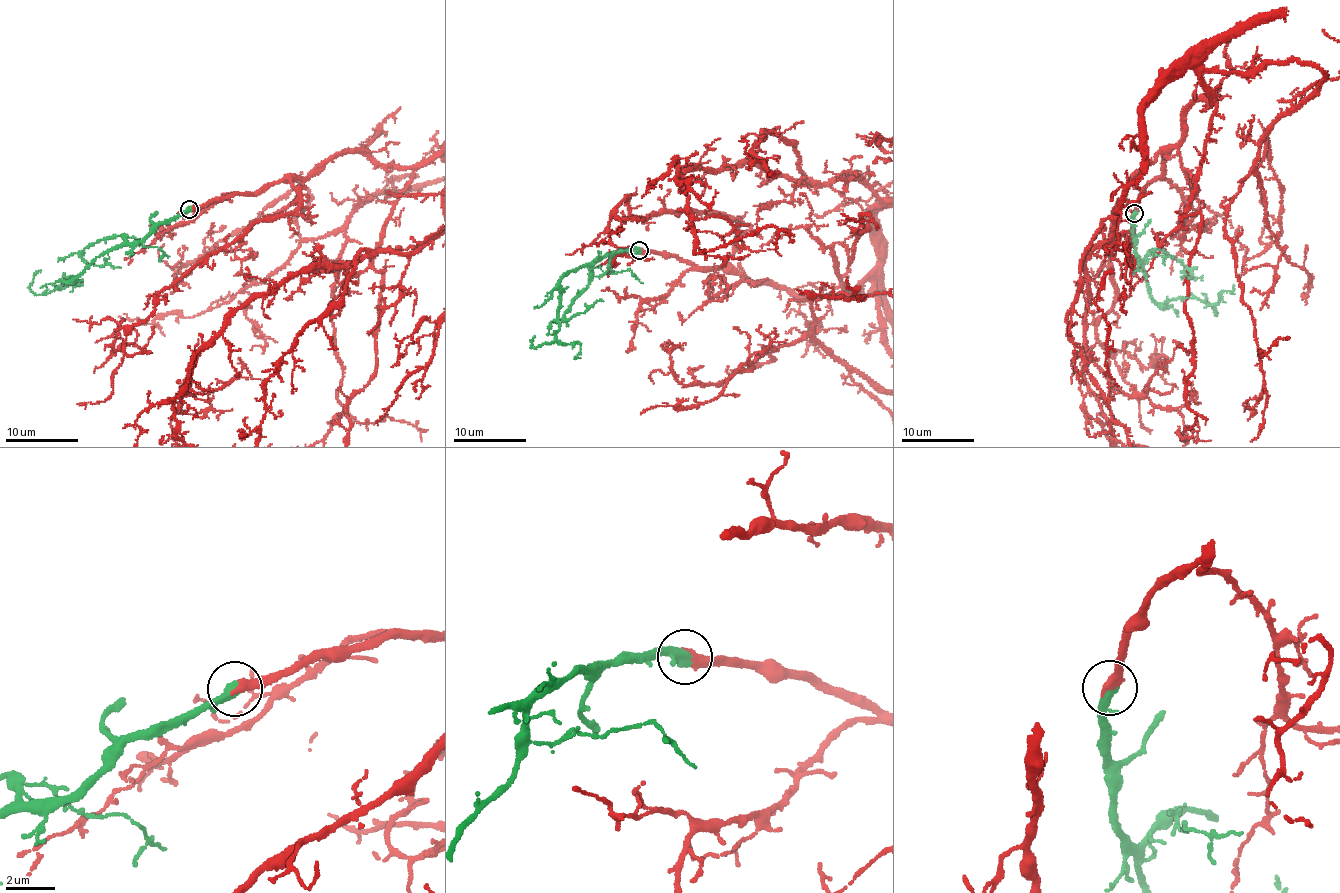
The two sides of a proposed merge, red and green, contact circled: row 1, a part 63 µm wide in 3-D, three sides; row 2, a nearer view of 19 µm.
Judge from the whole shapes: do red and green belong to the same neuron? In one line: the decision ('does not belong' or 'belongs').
belongs

